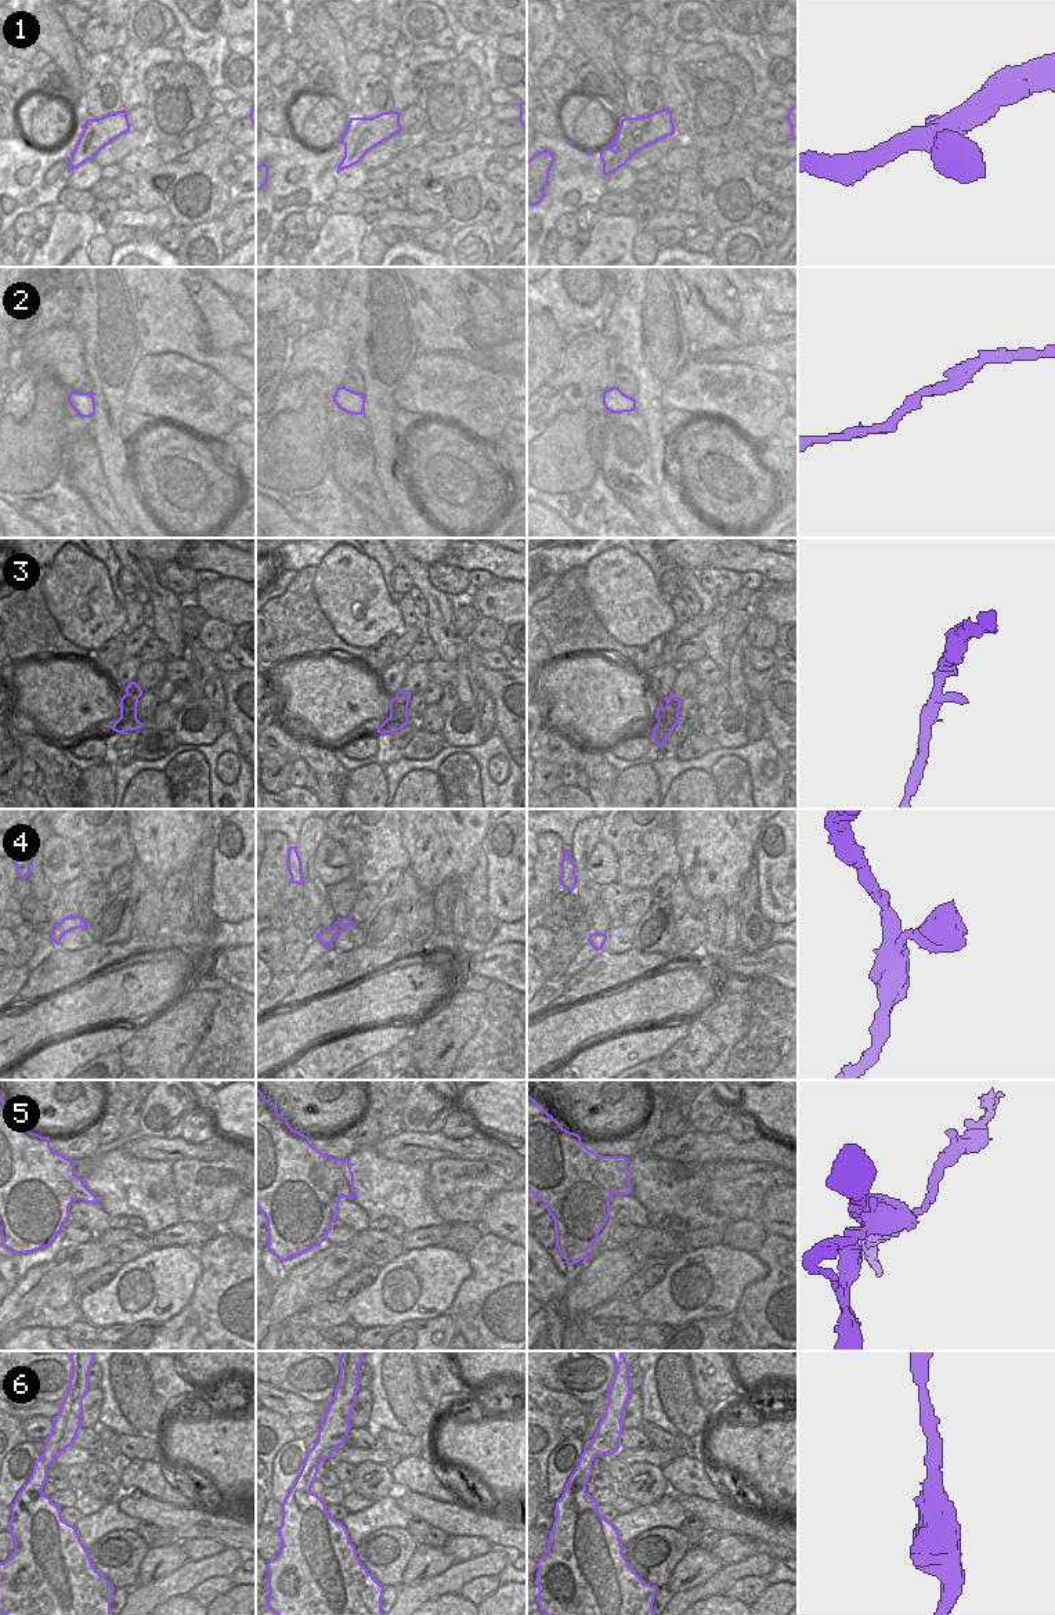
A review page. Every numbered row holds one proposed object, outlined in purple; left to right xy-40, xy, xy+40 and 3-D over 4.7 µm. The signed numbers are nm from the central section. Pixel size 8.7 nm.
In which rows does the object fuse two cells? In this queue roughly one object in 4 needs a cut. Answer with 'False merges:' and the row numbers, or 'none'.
False merges: 5

